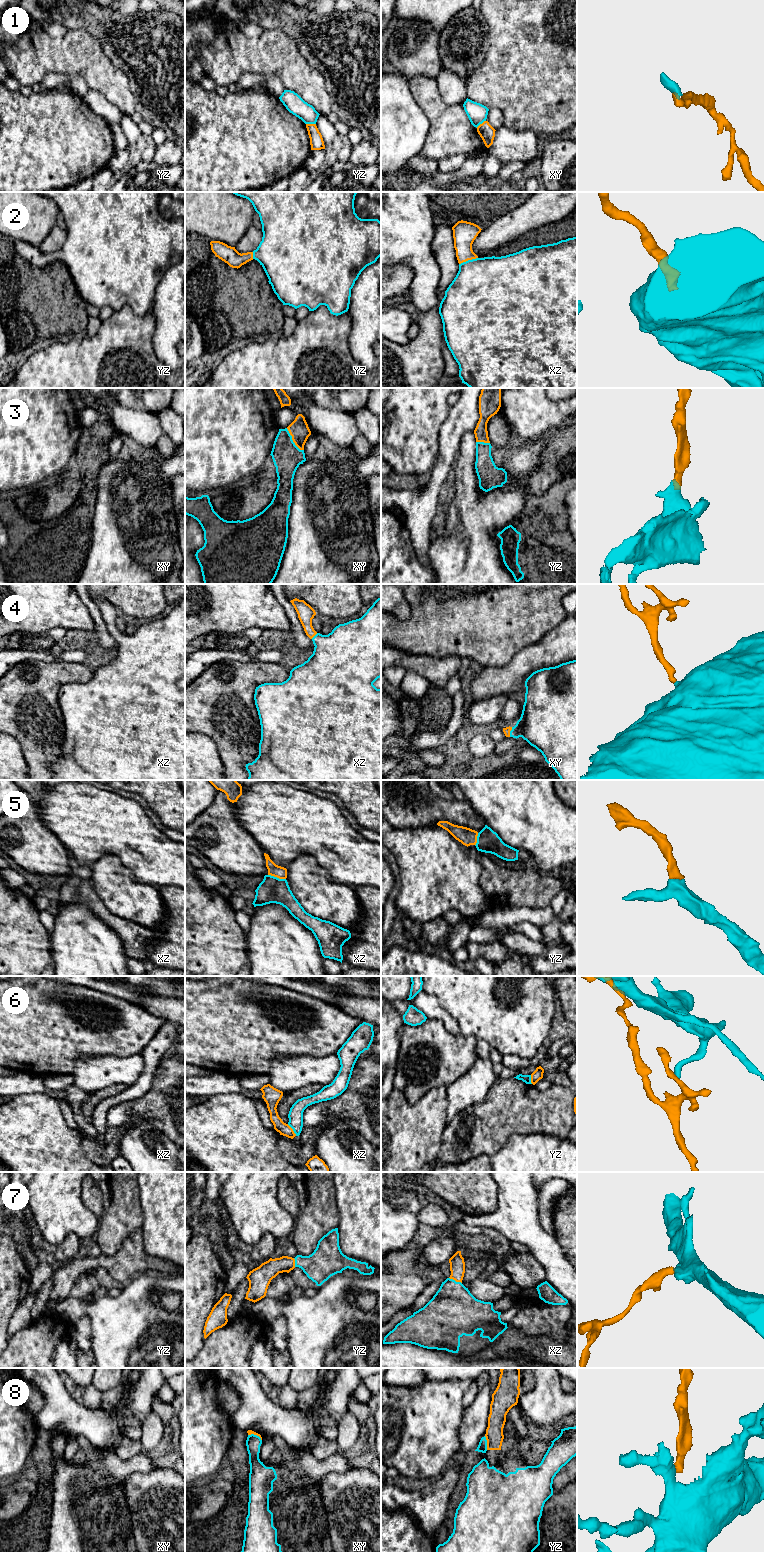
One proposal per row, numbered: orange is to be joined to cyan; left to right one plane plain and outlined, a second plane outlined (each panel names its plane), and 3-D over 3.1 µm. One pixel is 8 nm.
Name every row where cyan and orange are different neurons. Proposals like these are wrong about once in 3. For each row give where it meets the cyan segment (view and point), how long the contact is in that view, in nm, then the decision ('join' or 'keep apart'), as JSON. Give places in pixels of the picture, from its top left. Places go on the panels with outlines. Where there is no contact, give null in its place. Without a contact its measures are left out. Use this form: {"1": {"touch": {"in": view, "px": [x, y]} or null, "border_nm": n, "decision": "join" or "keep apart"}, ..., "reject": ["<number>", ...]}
{"1": {"touch": {"in": "yz", "px": [311, 123]}, "border_nm": 80, "decision": "keep apart"}, "2": {"touch": {"in": "xz", "px": [468, 260]}, "border_nm": 160, "decision": "join"}, "3": {"touch": {"in": "xy", "px": [292, 440]}, "border_nm": 240, "decision": "join"}, "4": {"touch": {"in": "xy", "px": [510, 732]}, "border_nm": 80, "decision": "join"}, "5": {"touch": {"in": "xz", "px": [276, 877]}, "border_nm": 150, "decision": "join"}, "6": {"touch": {"in": "xz", "px": [293, 1130]}, "border_nm": 120, "decision": "keep apart"}, "7": {"touch": {"in": "xz", "px": [454, 1280]}, "border_nm": 120, "decision": "join"}, "8": {"touch": {"in": "yz", "px": [486, 1443]}, "border_nm": 110, "decision": "keep apart"}, "reject": ["1", "6", "8"]}

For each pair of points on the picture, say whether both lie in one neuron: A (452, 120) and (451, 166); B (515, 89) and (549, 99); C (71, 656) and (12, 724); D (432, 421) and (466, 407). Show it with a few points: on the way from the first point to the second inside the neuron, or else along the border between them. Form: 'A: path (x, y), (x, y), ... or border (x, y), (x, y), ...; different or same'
A: border (467, 156), (452, 154), (438, 161); different
B: path (523, 89), (539, 89), (541, 91); same
C: border (42, 661), (85, 663); different
D: border (450, 407), (449, 414), (441, 426), (438, 437); different

